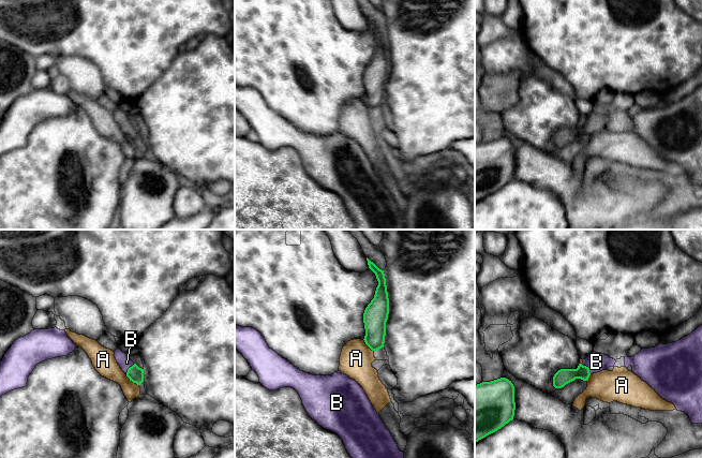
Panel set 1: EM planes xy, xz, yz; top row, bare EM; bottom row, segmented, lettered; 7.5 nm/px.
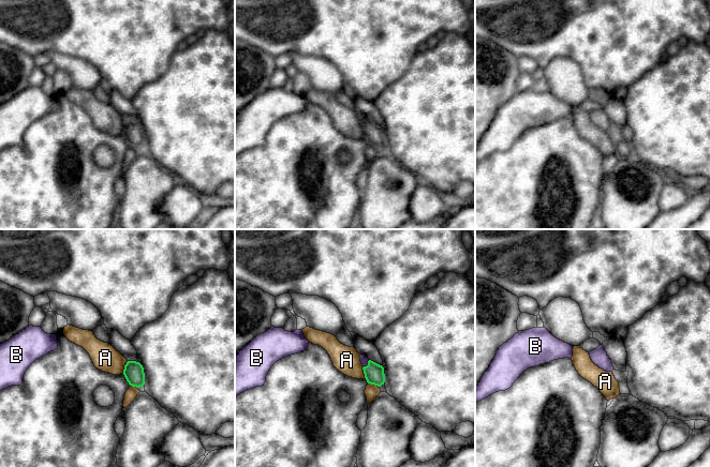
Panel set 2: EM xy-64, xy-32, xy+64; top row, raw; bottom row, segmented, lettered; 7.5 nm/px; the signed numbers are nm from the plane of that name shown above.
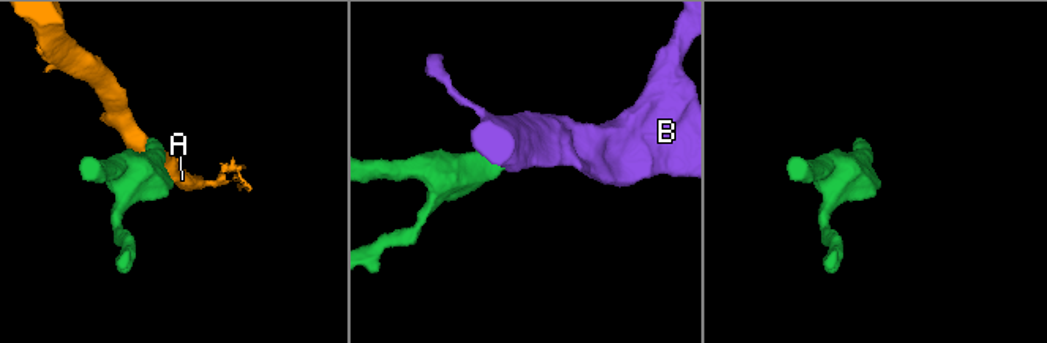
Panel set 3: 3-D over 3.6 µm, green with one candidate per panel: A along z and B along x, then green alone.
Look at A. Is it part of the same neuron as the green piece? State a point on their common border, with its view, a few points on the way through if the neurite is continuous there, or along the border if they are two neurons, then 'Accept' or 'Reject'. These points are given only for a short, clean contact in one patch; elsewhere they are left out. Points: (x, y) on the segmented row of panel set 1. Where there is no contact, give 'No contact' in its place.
Touches green at xy (132, 381). Boundary: xy (125, 374), (138, 385). Reject

